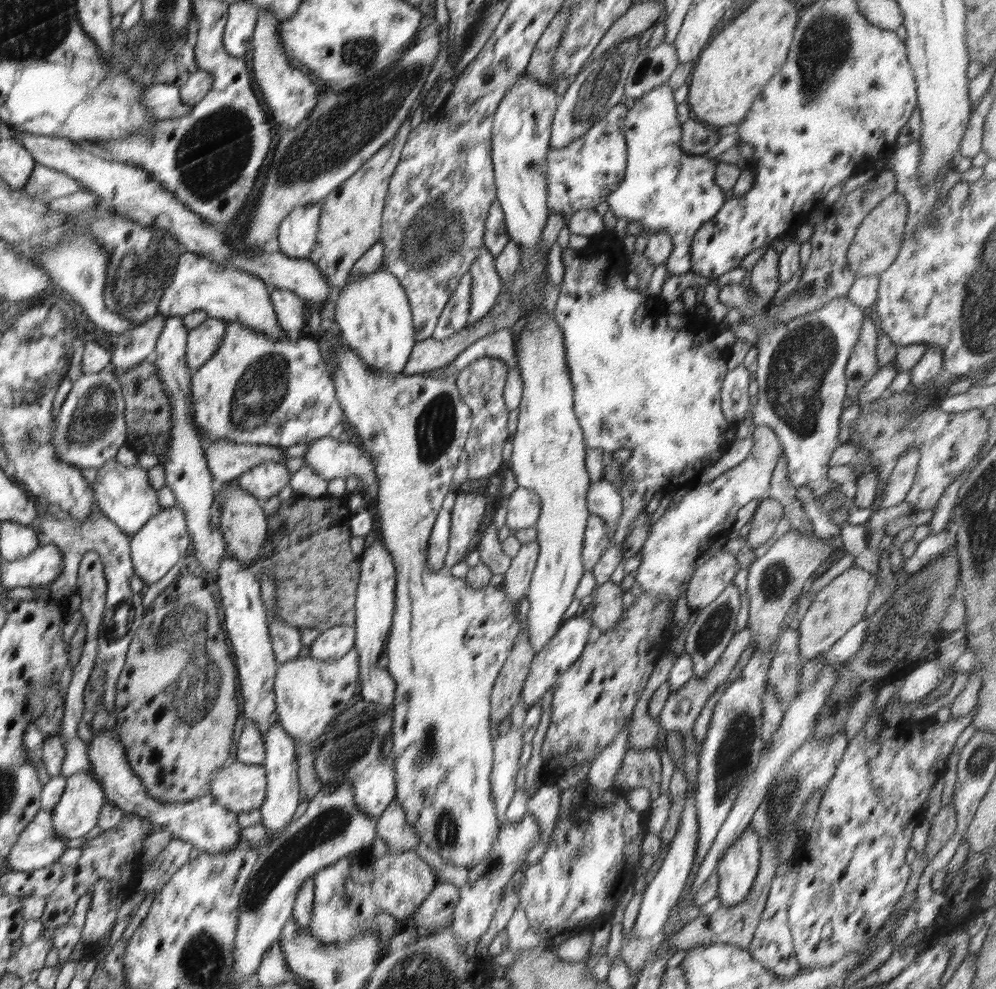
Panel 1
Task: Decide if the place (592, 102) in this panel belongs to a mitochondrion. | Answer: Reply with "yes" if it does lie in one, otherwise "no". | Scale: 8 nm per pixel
yes

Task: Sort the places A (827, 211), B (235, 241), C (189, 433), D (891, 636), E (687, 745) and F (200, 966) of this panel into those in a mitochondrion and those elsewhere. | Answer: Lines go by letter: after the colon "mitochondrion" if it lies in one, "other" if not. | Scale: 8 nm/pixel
A: other
B: other
C: other
D: mitochondrion
E: other
F: mitochondrion

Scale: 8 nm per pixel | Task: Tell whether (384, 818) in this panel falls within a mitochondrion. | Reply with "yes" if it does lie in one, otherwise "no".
no

